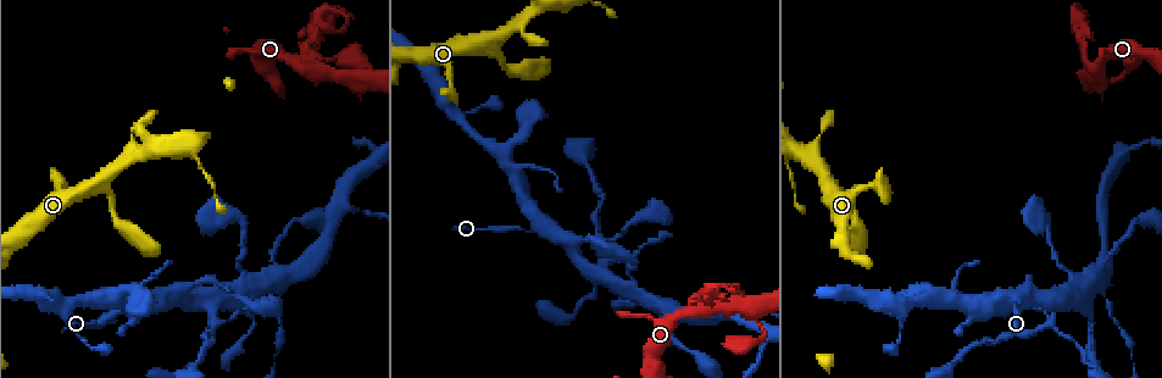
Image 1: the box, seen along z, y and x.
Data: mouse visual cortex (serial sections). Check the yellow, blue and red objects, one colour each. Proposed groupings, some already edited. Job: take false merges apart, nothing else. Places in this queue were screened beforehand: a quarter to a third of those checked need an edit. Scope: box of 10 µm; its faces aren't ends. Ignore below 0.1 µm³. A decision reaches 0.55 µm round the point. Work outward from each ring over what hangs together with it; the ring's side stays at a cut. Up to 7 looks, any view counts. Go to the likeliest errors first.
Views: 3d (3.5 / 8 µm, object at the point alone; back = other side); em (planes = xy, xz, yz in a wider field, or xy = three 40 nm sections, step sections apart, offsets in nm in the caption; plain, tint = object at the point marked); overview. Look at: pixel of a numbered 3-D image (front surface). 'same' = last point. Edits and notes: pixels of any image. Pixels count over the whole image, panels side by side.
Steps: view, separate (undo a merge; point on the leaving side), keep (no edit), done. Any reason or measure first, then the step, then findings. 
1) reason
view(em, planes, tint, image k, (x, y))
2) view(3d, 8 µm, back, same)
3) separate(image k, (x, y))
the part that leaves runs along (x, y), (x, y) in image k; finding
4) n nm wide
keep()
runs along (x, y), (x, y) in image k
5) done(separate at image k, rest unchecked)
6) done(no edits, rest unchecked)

abrupt turn
view(3d, 3.5 µm, image 1, (693, 307))

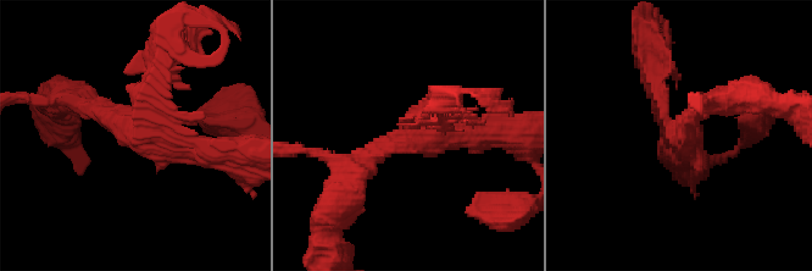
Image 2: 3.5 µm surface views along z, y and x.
view(em, planes, plain, image 2, (684, 128))

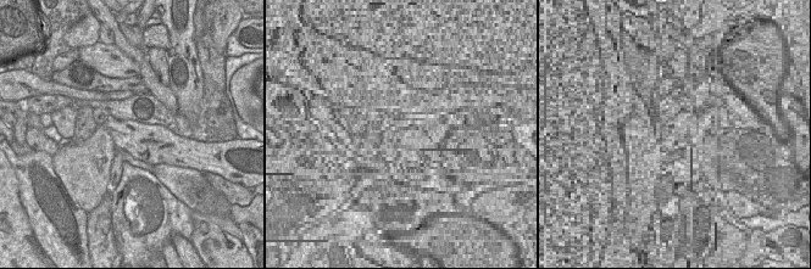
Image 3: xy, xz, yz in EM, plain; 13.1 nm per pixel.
view(em, planes, tint, same)

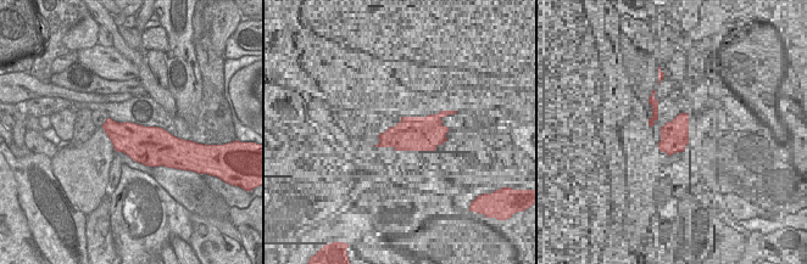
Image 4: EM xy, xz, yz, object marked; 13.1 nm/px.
480 nm wide
separate(image 2, (177, 79))
the part that leaves runs along (138, 111), (174, 44), (198, 55) in image 2; a second cell is stuck on

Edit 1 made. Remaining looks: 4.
see it whole again
view(overview)

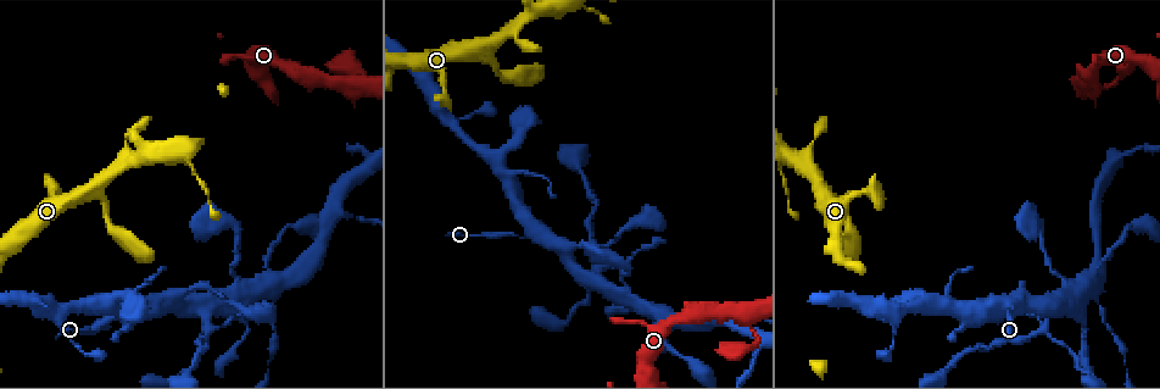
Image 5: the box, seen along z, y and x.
two arms in line, one across
view(3d, 3.5 µm, image 5, (201, 307))

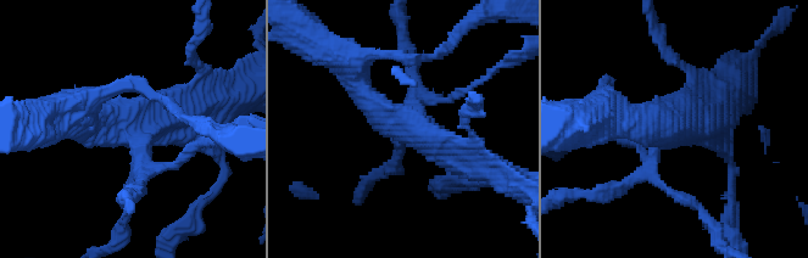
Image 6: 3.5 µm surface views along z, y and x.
now the EM
view(em, xy, step 3, tint, image 6, (129, 121))

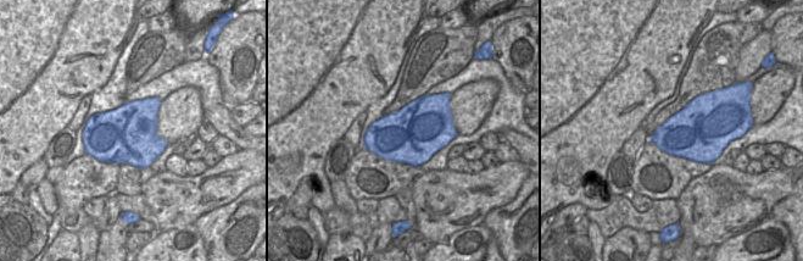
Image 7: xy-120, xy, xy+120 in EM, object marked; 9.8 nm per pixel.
arms of 200, 350, 450 nm
keep()
continuous, no second cell

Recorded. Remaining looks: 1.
done(separate at image 2, rest unchecked)

